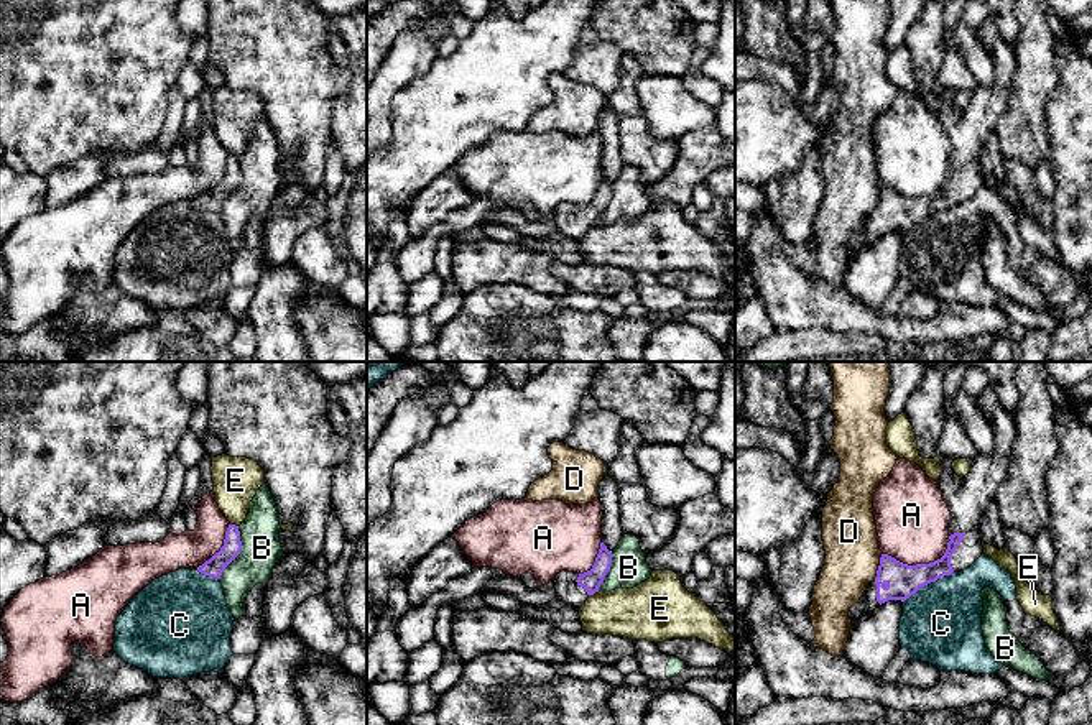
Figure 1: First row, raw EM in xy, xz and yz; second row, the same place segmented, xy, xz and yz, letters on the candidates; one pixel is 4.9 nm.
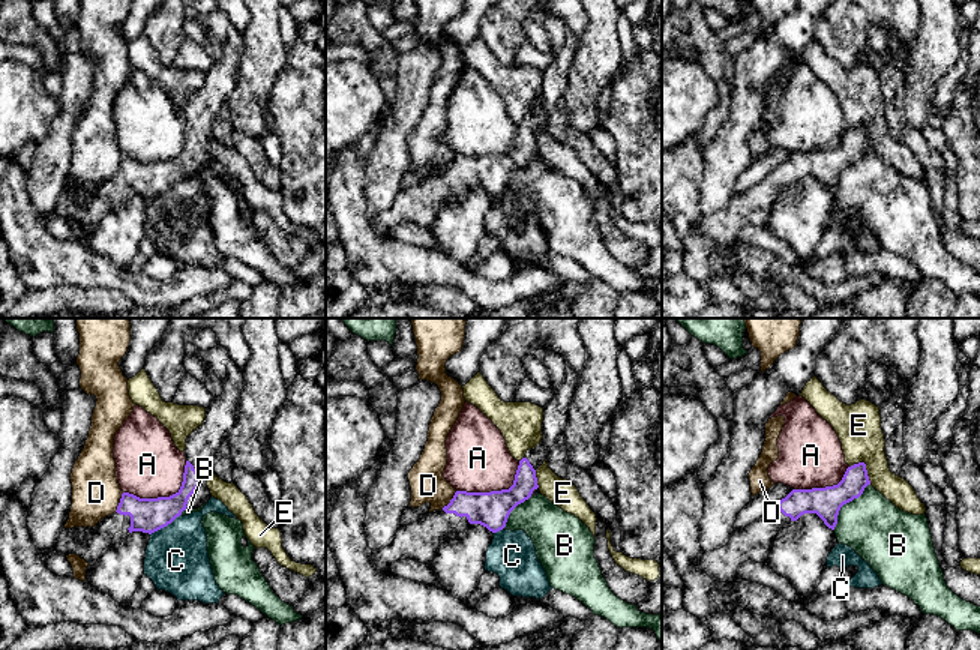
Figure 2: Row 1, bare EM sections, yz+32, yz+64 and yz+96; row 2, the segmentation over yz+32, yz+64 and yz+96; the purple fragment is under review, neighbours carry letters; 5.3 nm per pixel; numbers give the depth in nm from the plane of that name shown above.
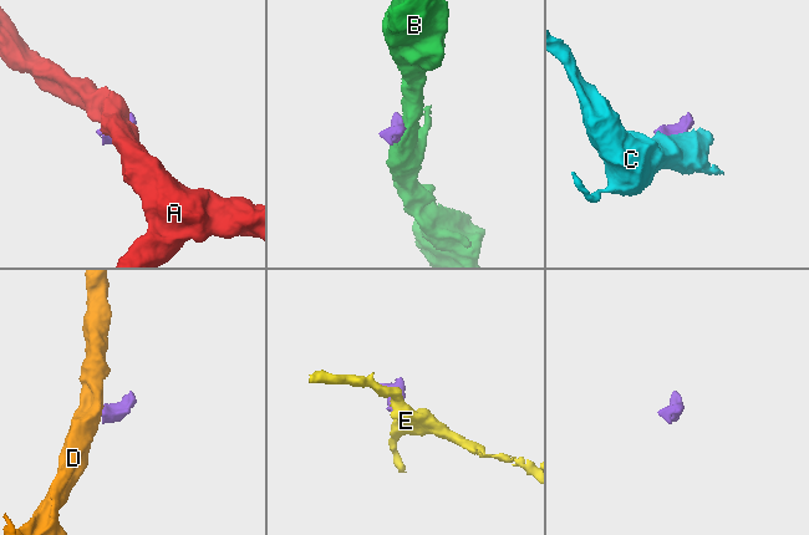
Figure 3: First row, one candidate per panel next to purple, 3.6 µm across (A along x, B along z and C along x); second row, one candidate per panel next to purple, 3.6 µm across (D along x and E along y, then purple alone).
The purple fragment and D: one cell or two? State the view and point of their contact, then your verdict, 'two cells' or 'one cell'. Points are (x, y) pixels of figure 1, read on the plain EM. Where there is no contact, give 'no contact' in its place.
contact yz (879, 198); two cells

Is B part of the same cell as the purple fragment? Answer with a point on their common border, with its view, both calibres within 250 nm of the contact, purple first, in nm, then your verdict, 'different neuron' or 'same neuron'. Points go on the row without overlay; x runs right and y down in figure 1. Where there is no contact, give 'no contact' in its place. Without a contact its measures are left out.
meets purple in xy at (239, 184); 90 nm thick on the purple side, 190 nm on the other; different neuron

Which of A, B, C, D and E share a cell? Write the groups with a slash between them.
A / B / C / D / E

